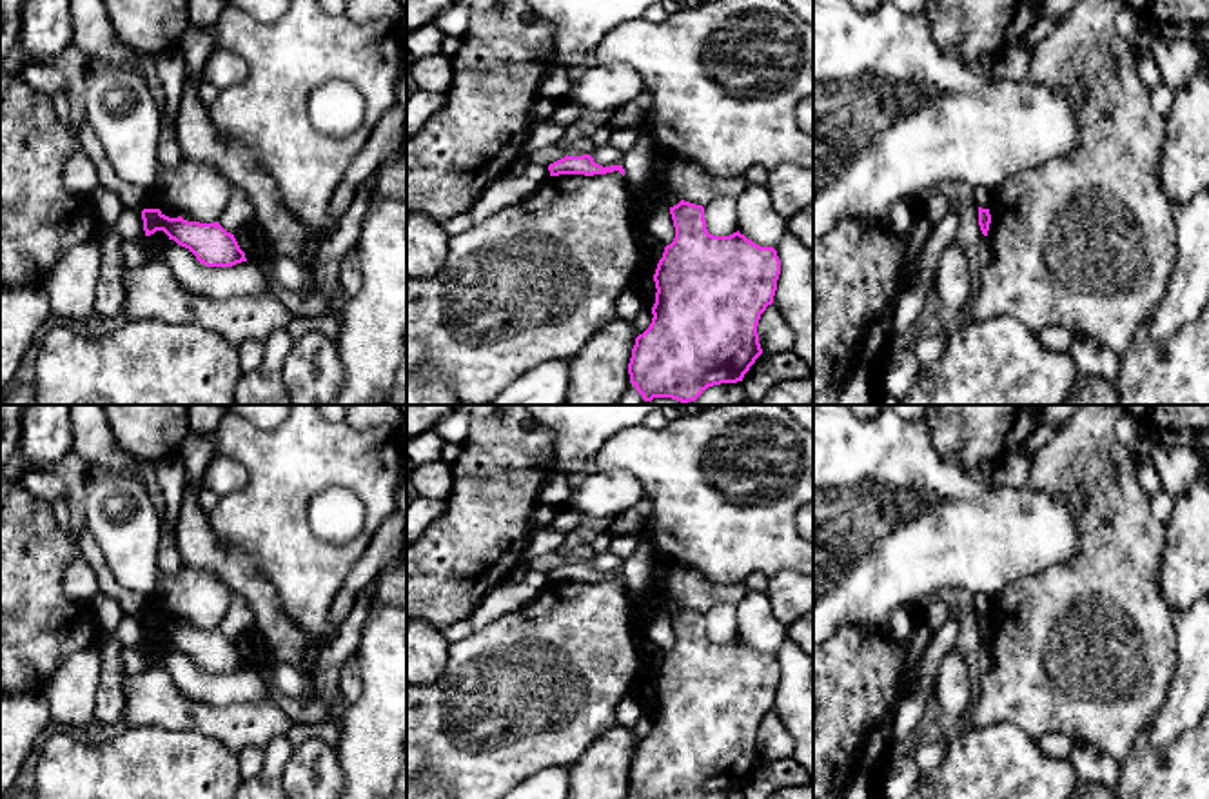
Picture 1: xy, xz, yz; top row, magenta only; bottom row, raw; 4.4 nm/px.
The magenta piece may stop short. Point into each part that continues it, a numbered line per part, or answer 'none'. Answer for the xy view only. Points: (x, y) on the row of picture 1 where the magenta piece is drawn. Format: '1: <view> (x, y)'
none

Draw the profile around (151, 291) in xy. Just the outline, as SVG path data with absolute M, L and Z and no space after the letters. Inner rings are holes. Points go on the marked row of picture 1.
M163 231L145 236L154 245L152 258L140 267L125 271L125 301L123 314L129 321L156 320L171 325L191 323L209 329L240 349L245 341L261 341L289 325L294 314L274 296L270 289L263 294L207 298L185 289L174 276L172 269L162 256L162 245L169 240Z

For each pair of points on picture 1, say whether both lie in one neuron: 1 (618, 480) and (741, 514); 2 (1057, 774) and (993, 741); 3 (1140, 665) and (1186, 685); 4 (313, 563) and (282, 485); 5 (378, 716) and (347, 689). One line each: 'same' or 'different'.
1: different
2: same
3: different
4: same
5: different

